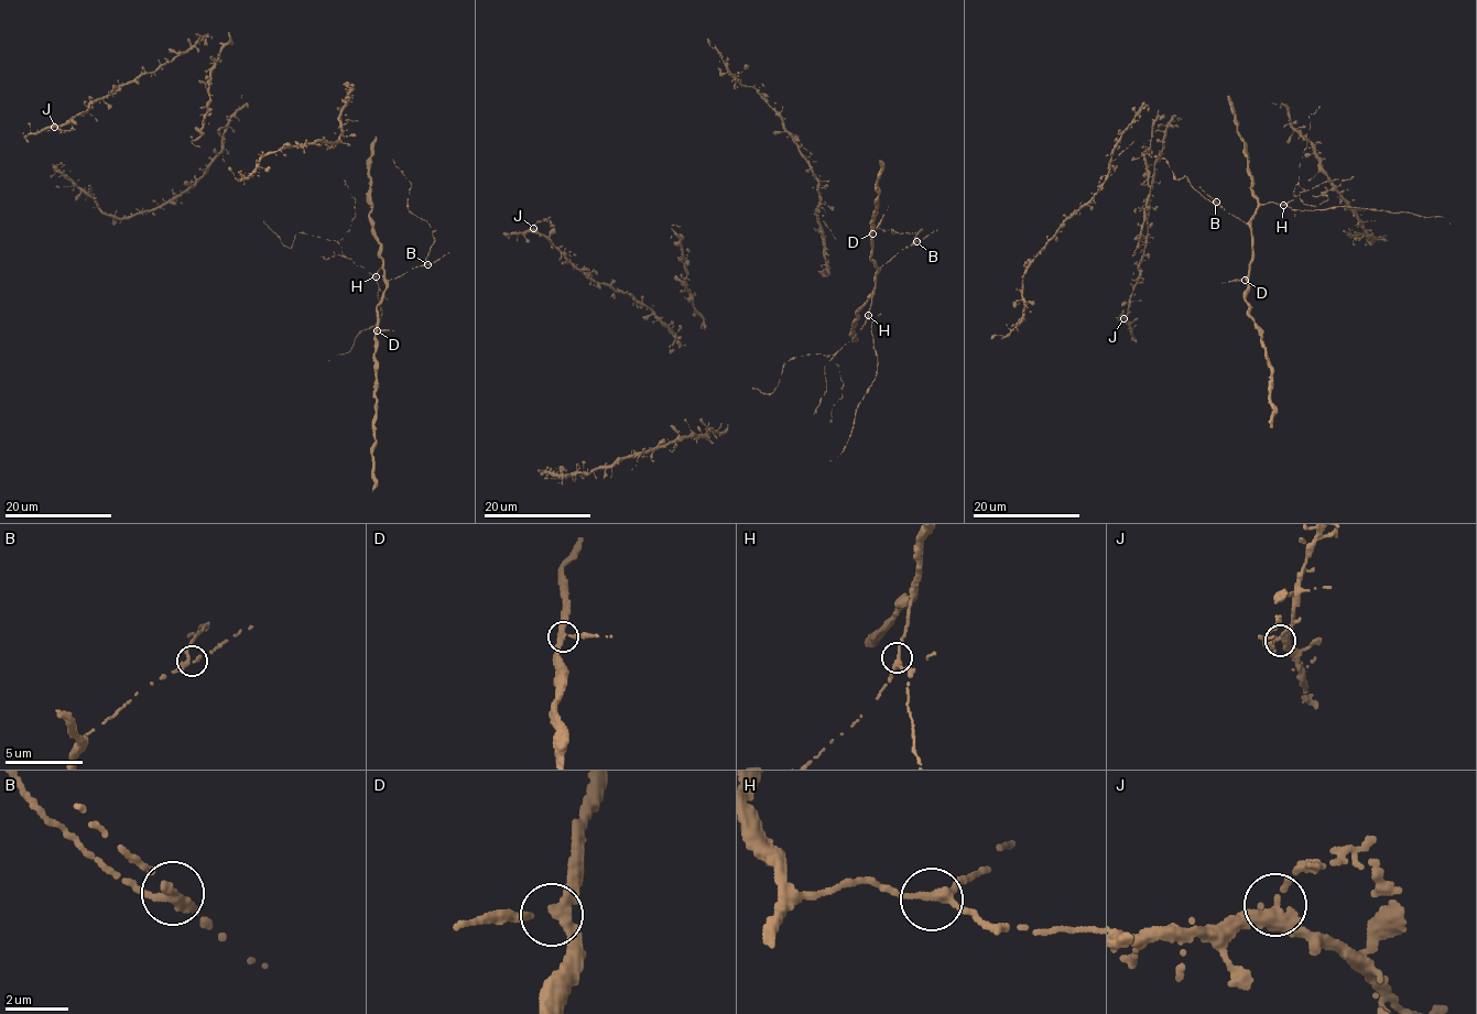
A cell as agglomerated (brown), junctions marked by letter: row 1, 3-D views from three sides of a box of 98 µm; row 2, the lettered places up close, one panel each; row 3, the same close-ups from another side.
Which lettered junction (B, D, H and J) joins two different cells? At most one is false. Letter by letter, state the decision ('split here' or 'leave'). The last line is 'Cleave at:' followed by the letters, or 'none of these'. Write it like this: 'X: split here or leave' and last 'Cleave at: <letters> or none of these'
B: leave
D: leave
H: leave
J: leave
Cleave at: none of these

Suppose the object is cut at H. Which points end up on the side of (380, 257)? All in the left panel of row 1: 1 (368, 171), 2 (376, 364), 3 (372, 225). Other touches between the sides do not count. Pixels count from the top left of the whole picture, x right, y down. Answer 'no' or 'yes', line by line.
1: yes
2: yes
3: yes

